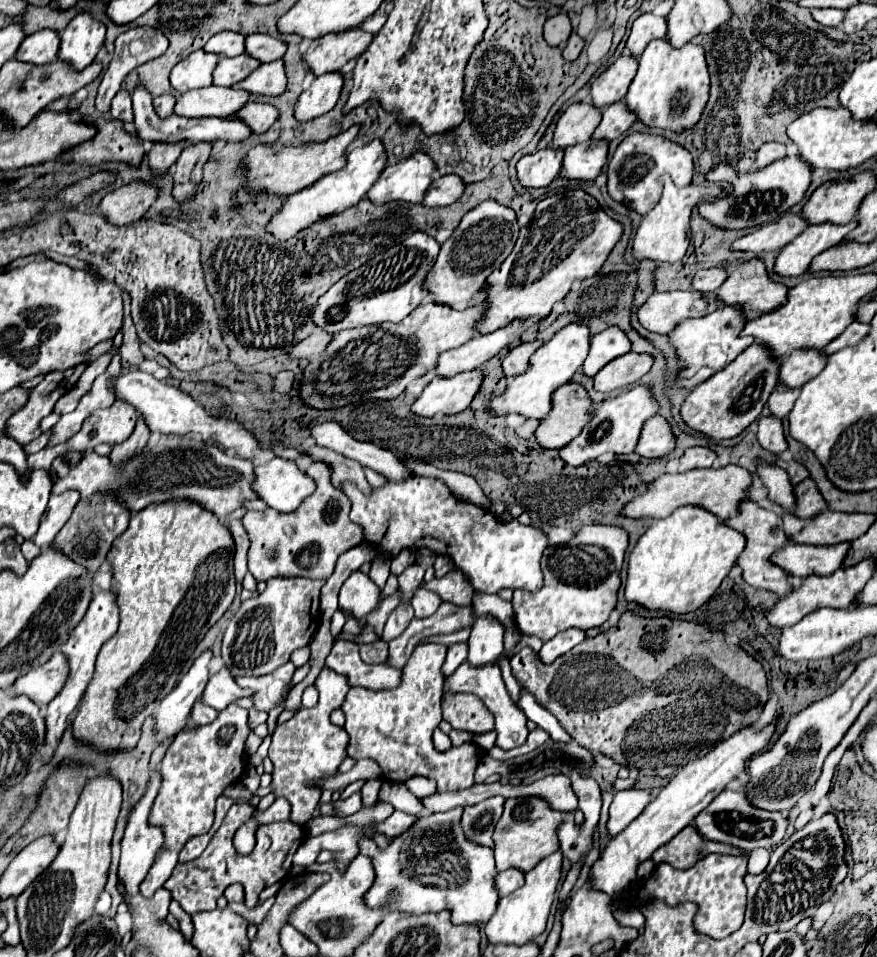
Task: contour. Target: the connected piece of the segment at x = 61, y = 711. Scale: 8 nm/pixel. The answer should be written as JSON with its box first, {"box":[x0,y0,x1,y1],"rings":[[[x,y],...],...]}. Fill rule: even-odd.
{"box":[41,590,119,760],"rings":[[[95,590],[87,614],[83,616],[83,620],[77,624],[77,628],[71,632],[69,640],[61,648],[67,654],[67,658],[69,658],[71,674],[69,674],[69,680],[67,680],[65,688],[49,702],[49,710],[47,710],[47,716],[45,716],[45,724],[47,724],[47,750],[41,752],[41,760],[47,760],[53,754],[53,748],[59,742],[59,738],[61,738],[65,726],[67,726],[69,714],[79,706],[81,696],[83,696],[89,680],[93,678],[95,658],[97,658],[103,642],[109,640],[117,632],[117,624],[119,624],[119,612],[117,612],[117,596],[115,596],[115,592],[111,592],[111,590]]]}

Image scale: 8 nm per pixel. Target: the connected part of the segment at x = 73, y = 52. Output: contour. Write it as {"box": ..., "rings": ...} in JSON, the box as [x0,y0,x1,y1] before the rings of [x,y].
{"box":[59,12,105,70],"rings":[[[77,12],[75,18],[61,32],[59,58],[83,70],[93,62],[105,42],[105,24],[95,20],[91,12]]]}

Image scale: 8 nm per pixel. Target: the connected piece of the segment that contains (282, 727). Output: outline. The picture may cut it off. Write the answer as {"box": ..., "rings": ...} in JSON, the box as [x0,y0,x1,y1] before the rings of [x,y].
{"box":[269,666,349,826],"rings":[[[323,666],[313,686],[319,690],[319,704],[315,708],[301,708],[299,712],[295,712],[291,720],[279,724],[275,728],[269,748],[269,758],[275,766],[271,790],[277,798],[283,796],[289,800],[293,808],[291,820],[301,826],[313,816],[323,792],[323,788],[317,786],[315,782],[339,772],[341,762],[347,758],[347,746],[349,746],[349,734],[343,728],[331,724],[329,720],[329,712],[339,708],[349,692],[347,676],[331,672],[331,668]]]}

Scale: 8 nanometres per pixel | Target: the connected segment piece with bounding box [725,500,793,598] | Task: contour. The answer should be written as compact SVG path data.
M747 500L741 504L741 514L735 516L735 518L729 518L725 520L725 524L729 524L731 528L739 530L741 534L747 536L747 546L745 550L741 552L741 556L737 558L737 564L743 568L743 578L747 584L751 584L753 588L763 588L763 590L771 590L775 592L779 598L781 596L787 596L793 588L789 584L789 574L785 574L785 570L777 568L777 564L773 564L769 560L771 552L777 552L779 548L785 546L785 542L789 542L789 536L787 532L783 530L781 526L781 516L777 512L771 512L771 510L765 510L761 508L757 502L753 500Z

